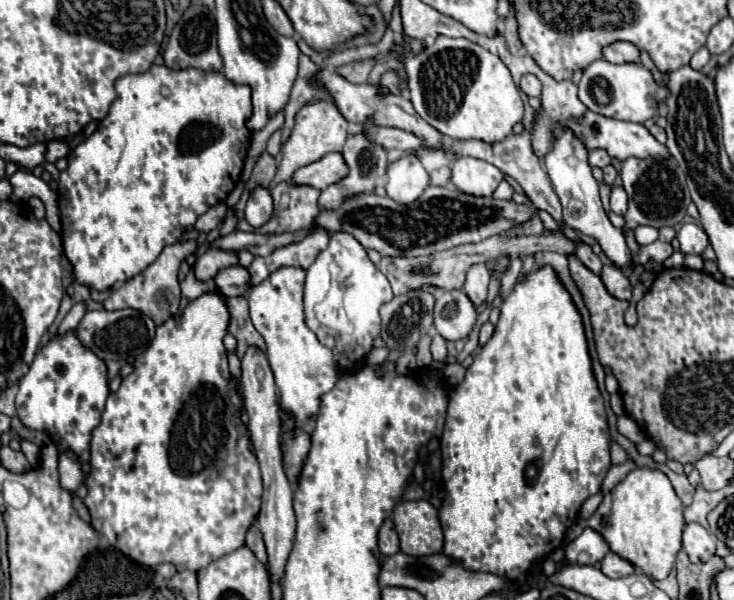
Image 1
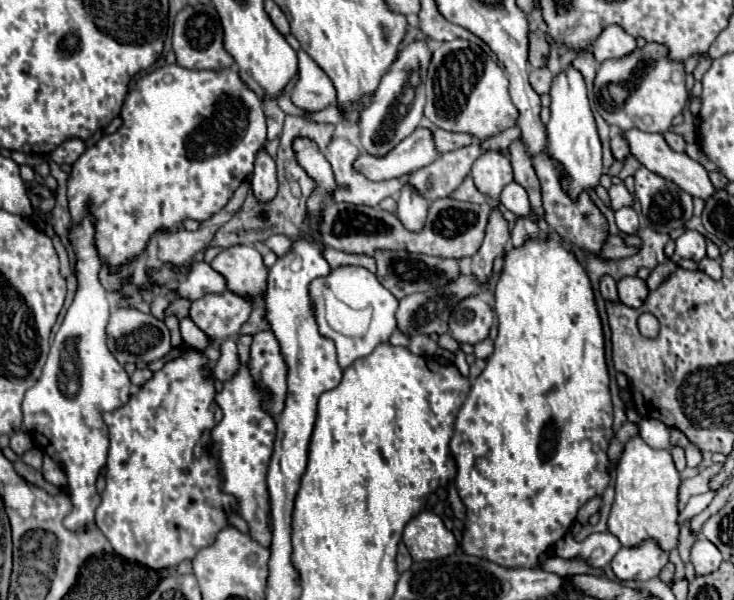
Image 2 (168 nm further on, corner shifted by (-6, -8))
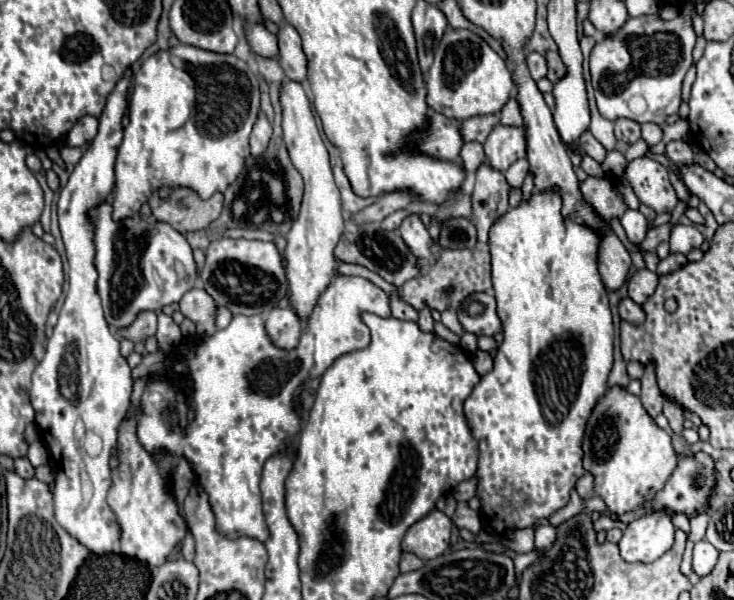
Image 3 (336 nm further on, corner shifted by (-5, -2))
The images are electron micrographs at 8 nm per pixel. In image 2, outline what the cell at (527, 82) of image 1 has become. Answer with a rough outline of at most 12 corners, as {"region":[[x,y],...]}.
{"region":[[549,68],[529,74],[531,88],[539,96],[549,94],[553,74]]}

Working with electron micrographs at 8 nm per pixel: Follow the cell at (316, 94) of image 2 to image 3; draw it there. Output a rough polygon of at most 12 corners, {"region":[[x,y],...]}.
{"region":[[280,26],[278,62],[288,78],[304,82],[306,58],[298,32]]}

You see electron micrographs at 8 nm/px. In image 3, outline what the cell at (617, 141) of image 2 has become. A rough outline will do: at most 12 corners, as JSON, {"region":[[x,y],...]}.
{"region":[[618,118],[614,134],[626,144],[640,138],[640,124]]}

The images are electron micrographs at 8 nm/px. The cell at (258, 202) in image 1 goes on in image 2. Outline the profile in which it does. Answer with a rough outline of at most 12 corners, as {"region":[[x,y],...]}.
{"region":[[265,148],[257,152],[251,190],[257,202],[277,196],[277,170]]}

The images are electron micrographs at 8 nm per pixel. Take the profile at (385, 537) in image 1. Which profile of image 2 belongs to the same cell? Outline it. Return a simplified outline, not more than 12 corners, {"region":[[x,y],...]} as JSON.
{"region":[[399,544],[397,570],[405,572],[411,566],[411,556],[405,544]]}

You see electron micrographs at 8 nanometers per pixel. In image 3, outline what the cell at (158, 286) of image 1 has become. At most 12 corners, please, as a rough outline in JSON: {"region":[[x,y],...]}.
{"region":[[170,188],[152,208],[180,232],[206,228],[222,212],[222,194],[202,200],[192,188]]}

